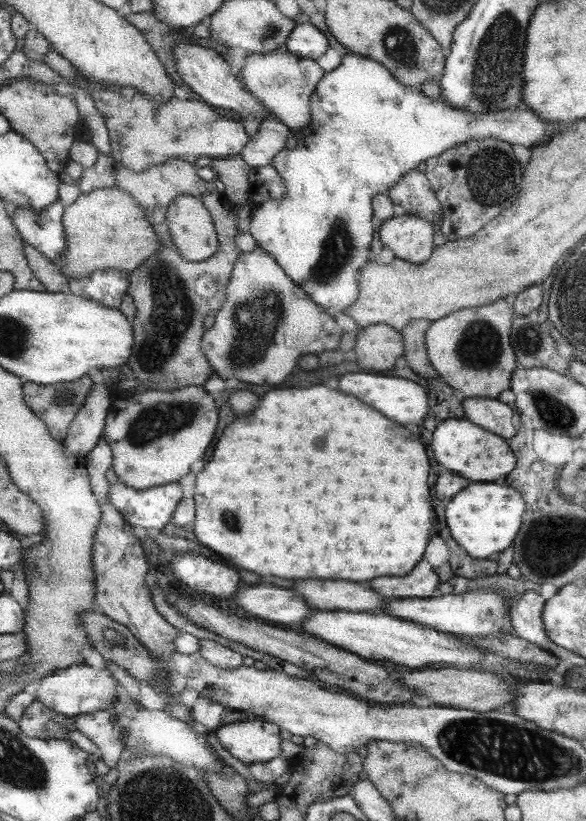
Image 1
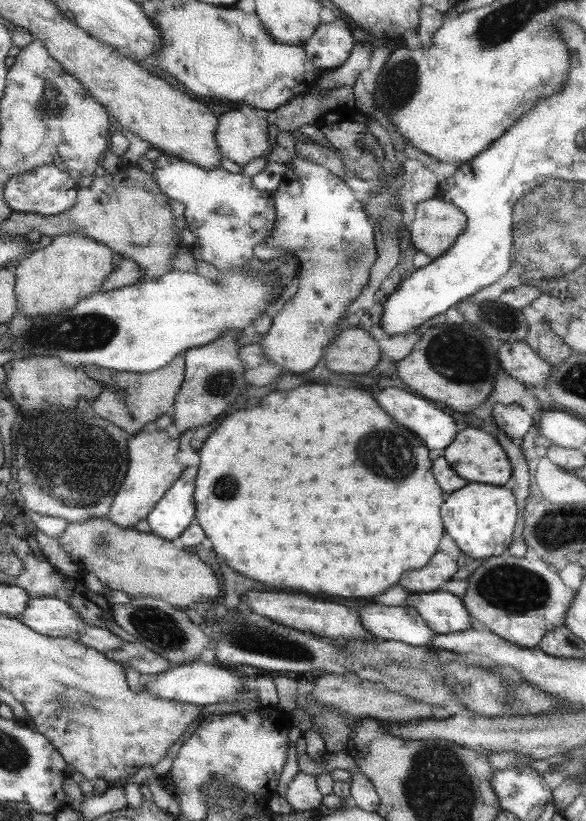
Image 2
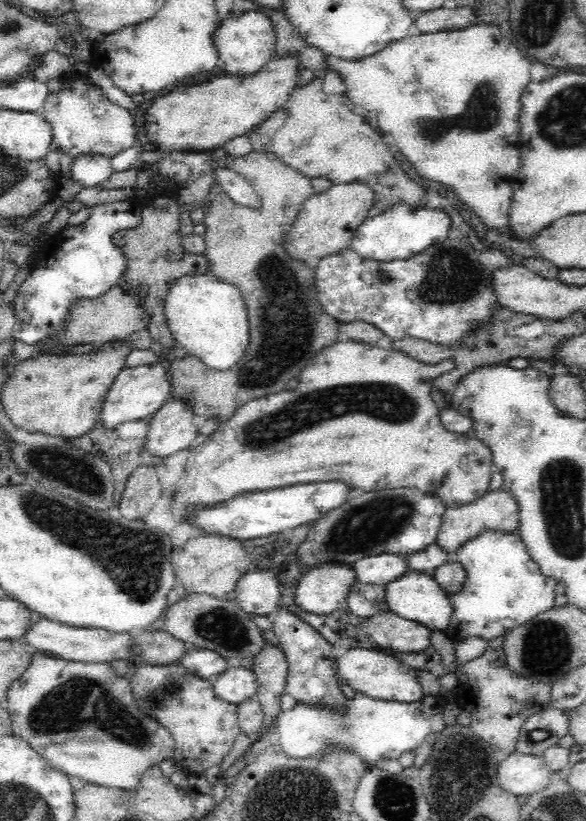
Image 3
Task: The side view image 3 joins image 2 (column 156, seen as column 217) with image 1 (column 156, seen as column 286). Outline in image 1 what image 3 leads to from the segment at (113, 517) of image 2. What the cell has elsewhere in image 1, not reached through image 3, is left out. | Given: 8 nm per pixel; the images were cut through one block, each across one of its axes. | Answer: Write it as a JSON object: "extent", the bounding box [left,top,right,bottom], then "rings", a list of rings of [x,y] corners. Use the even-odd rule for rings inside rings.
{"extent":[104,386,217,490],"rings":[[[199,386],[171,392],[142,390],[125,402],[113,404],[106,419],[104,439],[114,454],[117,478],[137,490],[175,483],[189,472],[189,464],[201,460],[213,438],[217,408]]]}

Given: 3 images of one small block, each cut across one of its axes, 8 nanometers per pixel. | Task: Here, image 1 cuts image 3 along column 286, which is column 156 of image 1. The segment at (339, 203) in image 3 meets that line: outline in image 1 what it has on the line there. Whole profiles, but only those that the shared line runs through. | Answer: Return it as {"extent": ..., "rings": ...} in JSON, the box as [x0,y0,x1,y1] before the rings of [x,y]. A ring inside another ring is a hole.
{"extent":[57,186,162,278],"rings":[[[115,186],[97,189],[90,194],[82,194],[79,196],[79,200],[66,207],[64,227],[68,238],[68,249],[66,254],[60,258],[57,266],[61,267],[69,278],[83,278],[96,270],[106,268],[118,268],[122,271],[131,272],[162,246],[156,231],[146,219],[145,210],[127,192],[119,189]]]}

